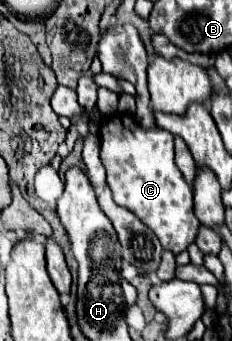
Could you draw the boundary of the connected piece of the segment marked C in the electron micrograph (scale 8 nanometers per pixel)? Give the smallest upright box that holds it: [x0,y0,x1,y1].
[100,113,200,255]

